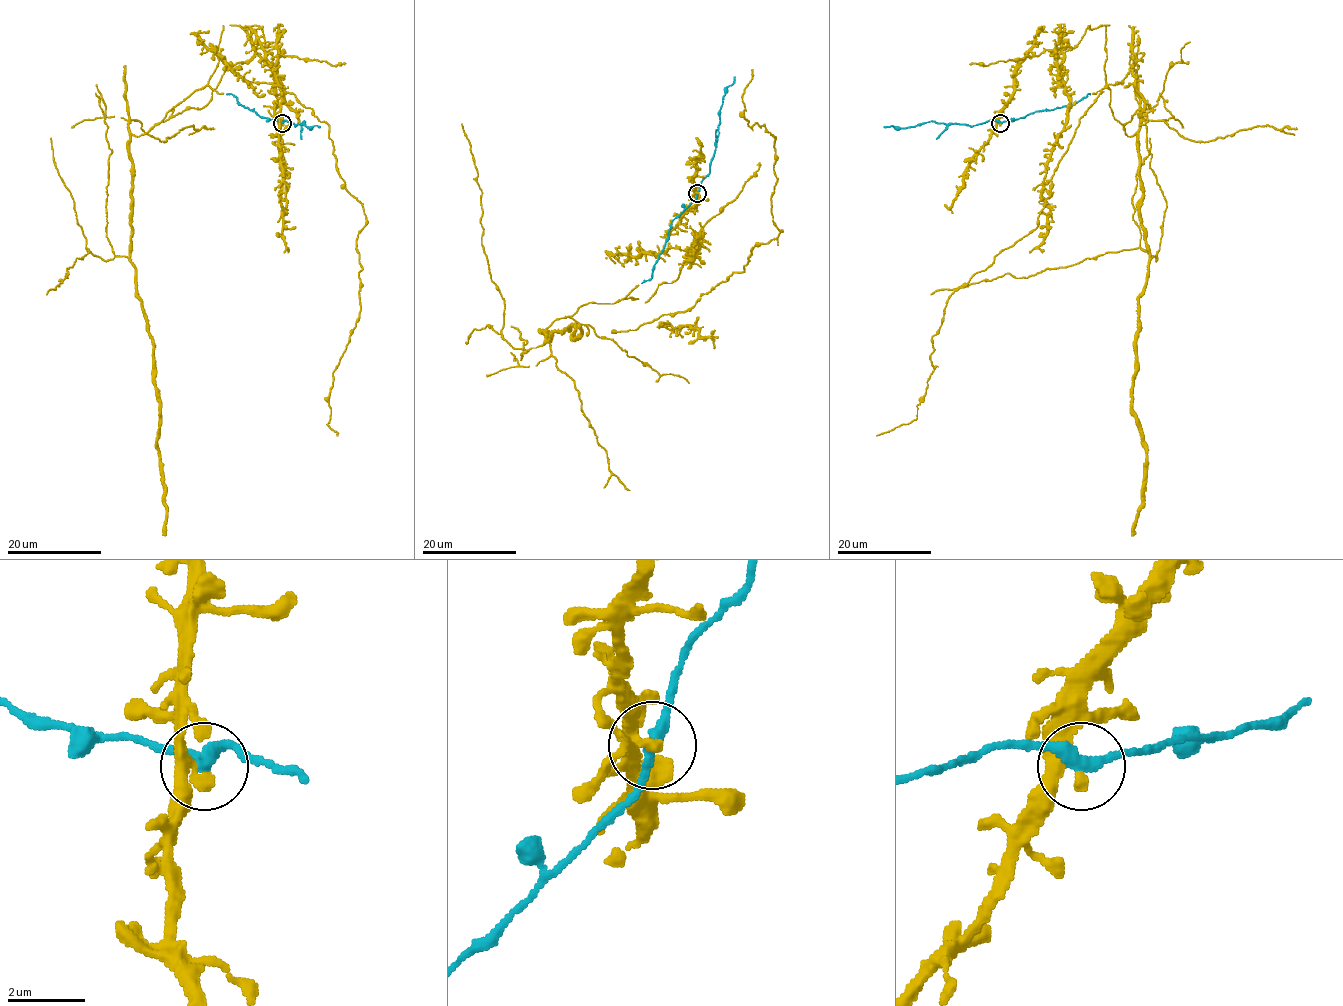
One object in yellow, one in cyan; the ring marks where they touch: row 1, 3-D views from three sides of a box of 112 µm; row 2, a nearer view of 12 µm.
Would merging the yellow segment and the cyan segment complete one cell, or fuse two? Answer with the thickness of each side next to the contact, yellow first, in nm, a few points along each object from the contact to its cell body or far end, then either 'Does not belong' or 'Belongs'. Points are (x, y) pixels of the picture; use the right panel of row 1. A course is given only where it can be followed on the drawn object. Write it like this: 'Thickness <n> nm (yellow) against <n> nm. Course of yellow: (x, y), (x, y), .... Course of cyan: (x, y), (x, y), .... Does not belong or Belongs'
Thickness 280 nm (yellow) against 320 nm. Course of yellow: (999, 123), (1030, 52), (1110, 25), (1105, 84), (1137, 136), (1157, 260), (1107, 251), (930, 295). Course of cyan: (999, 122), (988, 120), (972, 126), (930, 121), (913, 127), (883, 127). Belongs

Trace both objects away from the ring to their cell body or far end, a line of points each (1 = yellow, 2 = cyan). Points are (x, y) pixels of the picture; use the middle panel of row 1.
1: (697, 192), (681, 223), (692, 252), (674, 282), (644, 303), (583, 304), (542, 345), (514, 348), (461, 123)
2: (697, 192), (701, 181), (709, 172), (715, 151), (724, 90), (735, 76)

